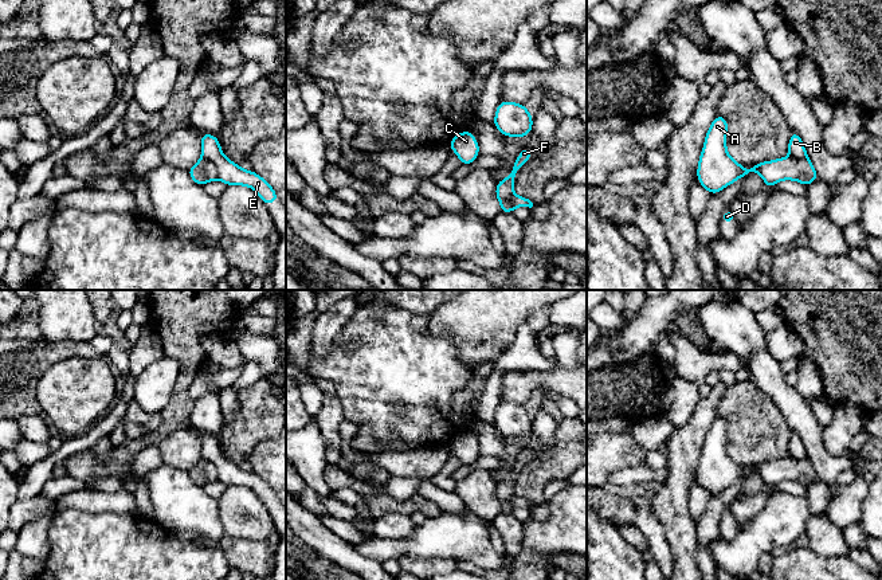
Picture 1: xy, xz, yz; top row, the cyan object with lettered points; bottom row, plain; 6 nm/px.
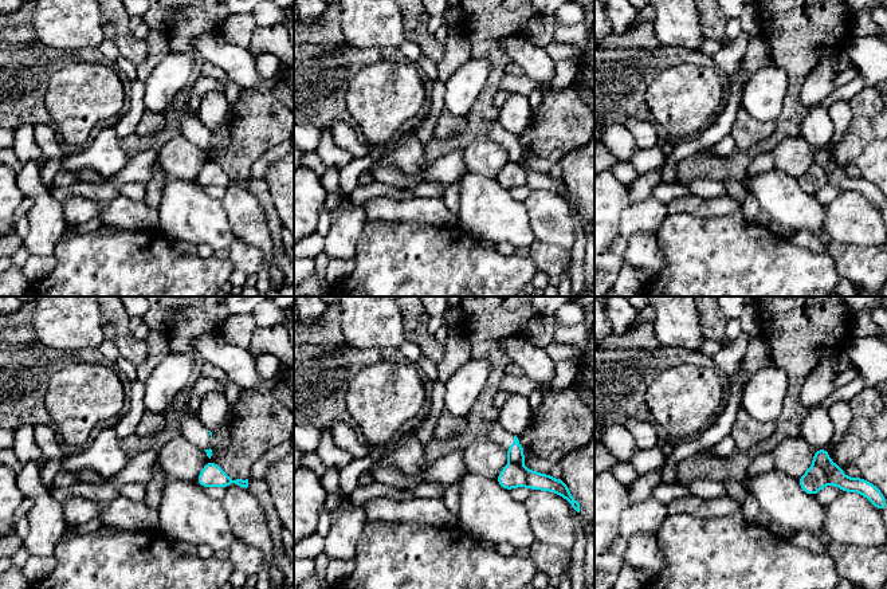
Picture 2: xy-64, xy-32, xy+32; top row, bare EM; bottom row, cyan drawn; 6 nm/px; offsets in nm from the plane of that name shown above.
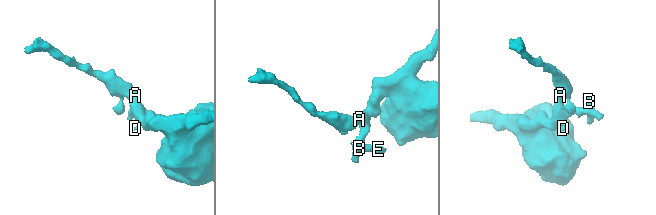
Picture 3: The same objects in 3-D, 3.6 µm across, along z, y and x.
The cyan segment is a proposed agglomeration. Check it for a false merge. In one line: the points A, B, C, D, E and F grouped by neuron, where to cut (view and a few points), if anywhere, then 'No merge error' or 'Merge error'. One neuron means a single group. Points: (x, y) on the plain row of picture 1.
Groups: A C D F / B E. Split along xy (203, 457), (215, 466), (218, 478). Merge error

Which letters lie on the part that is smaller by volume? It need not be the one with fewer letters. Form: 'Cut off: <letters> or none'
Cut off: B, E

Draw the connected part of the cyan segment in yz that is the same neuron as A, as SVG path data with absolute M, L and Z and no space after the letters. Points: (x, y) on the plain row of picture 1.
M717 416L706 434L698 462L698 482L710 495L722 491L740 478L749 477L754 471L764 479L769 490L781 481L795 481L808 487L818 479L818 474L808 458L801 461L791 456L776 459L750 466L745 471L742 465L736 463L726 451L726 431L726 419Z

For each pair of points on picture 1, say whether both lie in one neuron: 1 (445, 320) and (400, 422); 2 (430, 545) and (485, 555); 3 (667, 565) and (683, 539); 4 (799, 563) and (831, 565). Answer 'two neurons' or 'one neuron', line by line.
1: two neurons
2: one neuron
3: two neurons
4: one neuron

